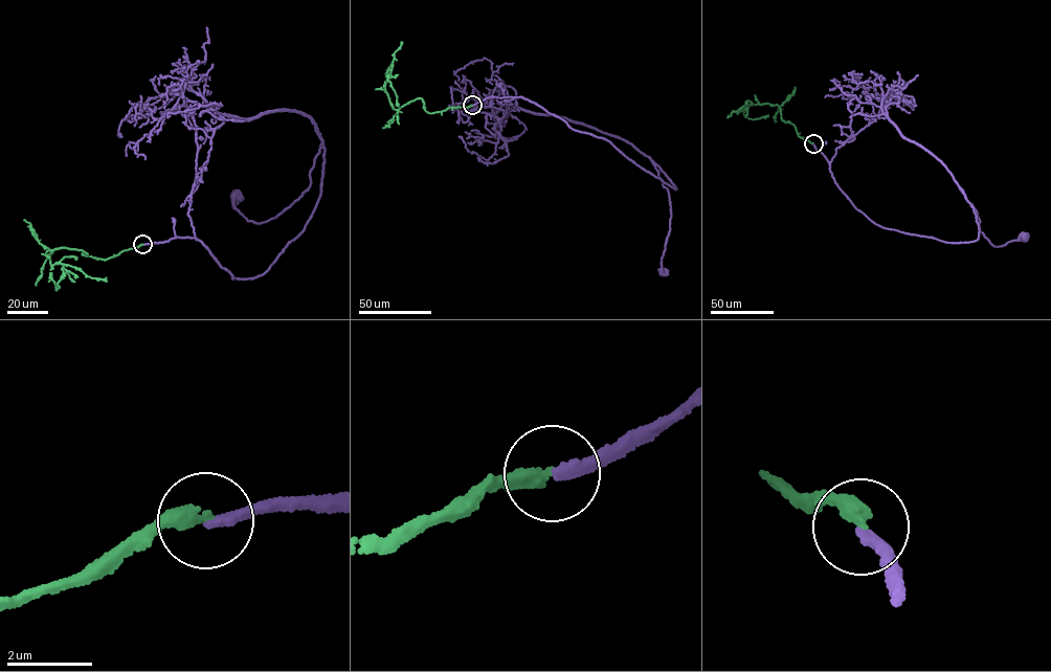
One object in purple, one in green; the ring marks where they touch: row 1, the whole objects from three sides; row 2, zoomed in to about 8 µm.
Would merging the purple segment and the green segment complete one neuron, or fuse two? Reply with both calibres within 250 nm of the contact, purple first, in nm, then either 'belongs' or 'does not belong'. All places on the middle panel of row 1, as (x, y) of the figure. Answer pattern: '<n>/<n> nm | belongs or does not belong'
280/360 nm | does not belong

